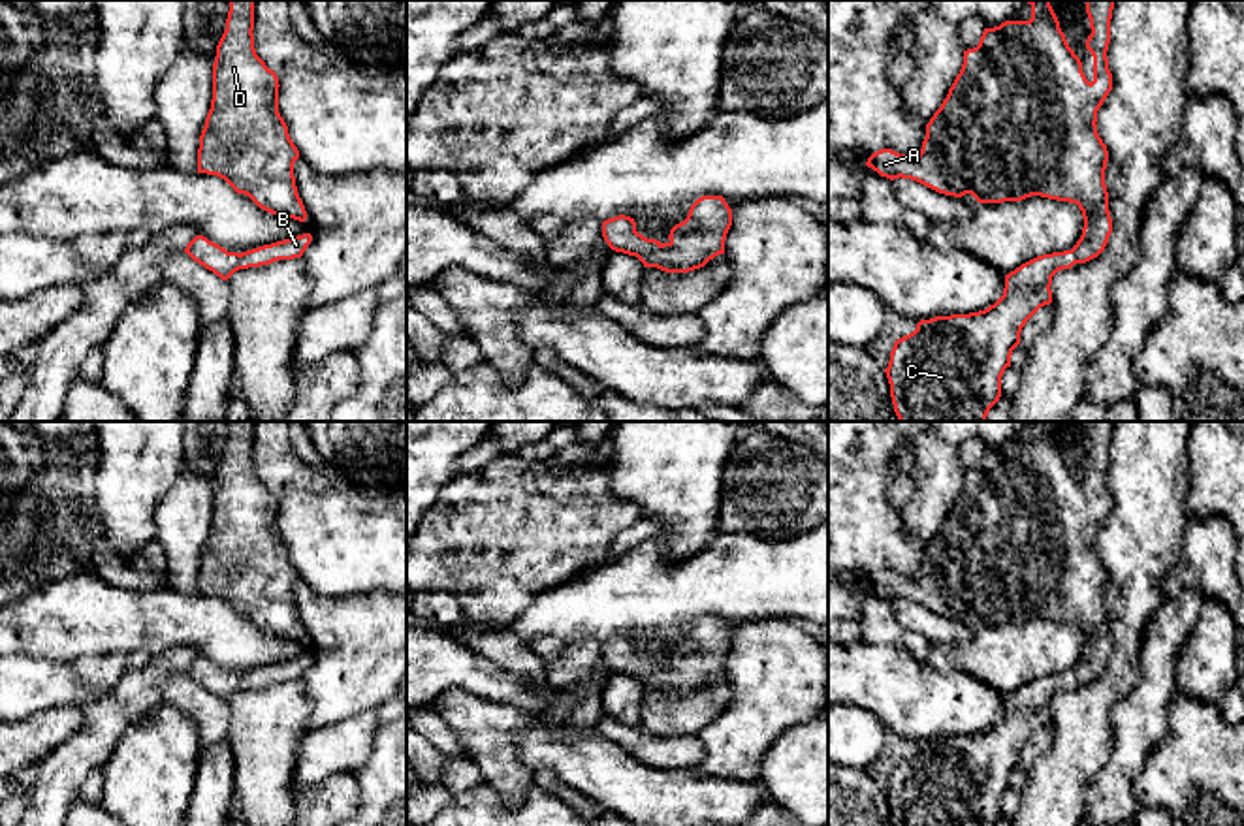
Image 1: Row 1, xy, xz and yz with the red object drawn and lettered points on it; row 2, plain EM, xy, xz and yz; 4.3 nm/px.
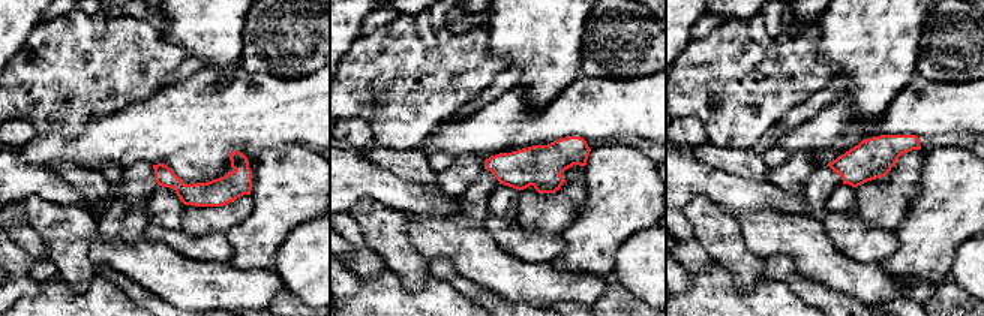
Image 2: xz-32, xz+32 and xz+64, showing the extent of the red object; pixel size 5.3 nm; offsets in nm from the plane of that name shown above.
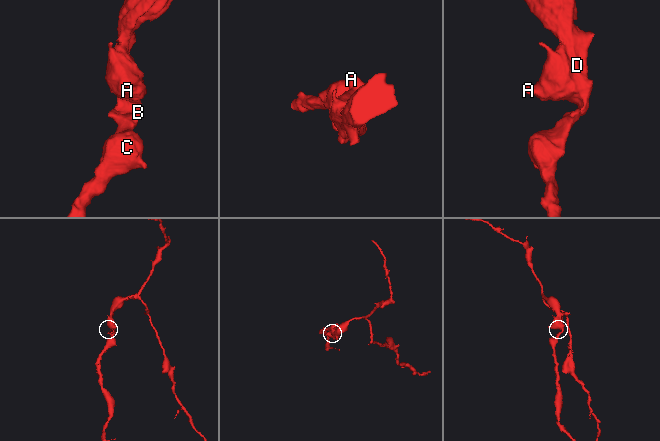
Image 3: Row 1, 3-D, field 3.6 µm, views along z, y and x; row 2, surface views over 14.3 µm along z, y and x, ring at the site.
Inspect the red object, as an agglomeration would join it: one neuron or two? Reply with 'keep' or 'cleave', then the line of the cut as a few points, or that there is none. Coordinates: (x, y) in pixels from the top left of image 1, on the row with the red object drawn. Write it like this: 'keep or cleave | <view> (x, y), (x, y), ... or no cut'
keep | no cut

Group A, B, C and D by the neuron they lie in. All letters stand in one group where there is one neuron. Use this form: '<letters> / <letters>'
A B C D

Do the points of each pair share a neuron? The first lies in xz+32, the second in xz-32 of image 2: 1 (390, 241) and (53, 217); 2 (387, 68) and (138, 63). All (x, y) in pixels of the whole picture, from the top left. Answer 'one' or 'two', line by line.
1: one
2: one

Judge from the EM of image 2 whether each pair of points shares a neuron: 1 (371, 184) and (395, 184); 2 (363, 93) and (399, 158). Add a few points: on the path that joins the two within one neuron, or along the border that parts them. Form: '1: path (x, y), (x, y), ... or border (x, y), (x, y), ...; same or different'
1: path (377, 184), (389, 184); same
2: border (375, 143), (384, 147), (416, 150); different

